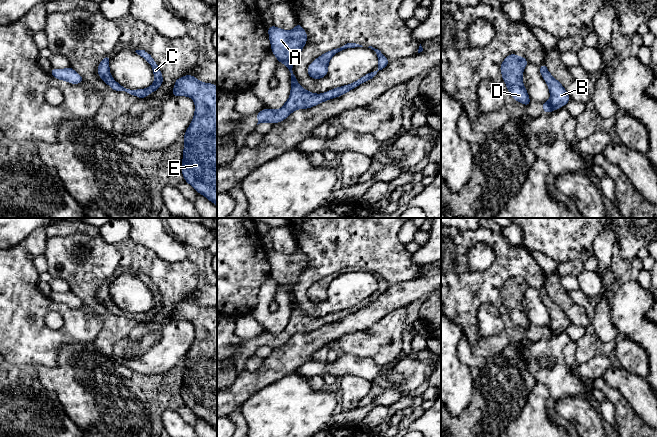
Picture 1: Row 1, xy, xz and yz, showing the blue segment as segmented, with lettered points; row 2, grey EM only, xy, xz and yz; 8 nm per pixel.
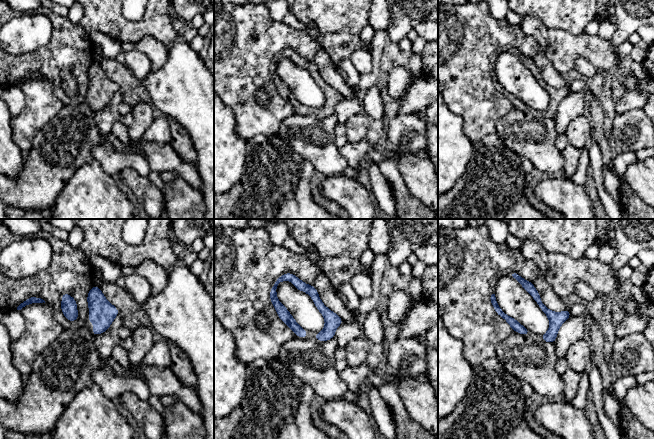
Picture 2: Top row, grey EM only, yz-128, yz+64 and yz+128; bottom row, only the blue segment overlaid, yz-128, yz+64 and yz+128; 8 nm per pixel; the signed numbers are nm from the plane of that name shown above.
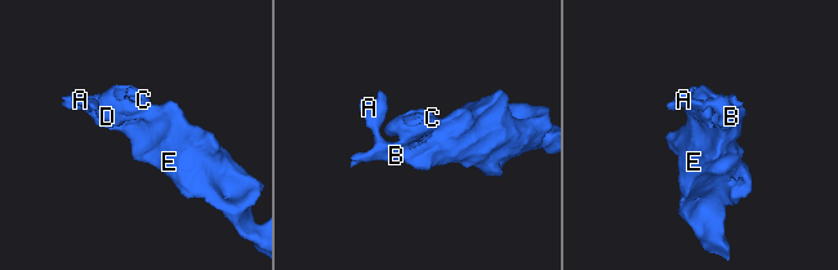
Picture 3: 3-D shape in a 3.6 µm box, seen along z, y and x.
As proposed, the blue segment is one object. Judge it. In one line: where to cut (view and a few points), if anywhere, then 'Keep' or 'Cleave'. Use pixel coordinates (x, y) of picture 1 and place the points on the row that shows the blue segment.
No split. Keep

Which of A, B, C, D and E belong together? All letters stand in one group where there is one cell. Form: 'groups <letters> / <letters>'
groups A B C D E

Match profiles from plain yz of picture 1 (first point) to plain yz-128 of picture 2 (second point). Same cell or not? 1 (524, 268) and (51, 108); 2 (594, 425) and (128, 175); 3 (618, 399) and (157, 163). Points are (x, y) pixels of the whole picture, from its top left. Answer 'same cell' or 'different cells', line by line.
1: different cells
2: same cell
3: different cells

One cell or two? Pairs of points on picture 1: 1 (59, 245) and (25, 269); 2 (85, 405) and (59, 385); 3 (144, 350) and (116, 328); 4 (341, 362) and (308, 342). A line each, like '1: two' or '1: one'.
1: two
2: one
3: two
4: two

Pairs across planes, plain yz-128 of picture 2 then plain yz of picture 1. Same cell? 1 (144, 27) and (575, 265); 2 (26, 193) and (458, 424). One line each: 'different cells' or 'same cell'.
1: different cells
2: same cell

